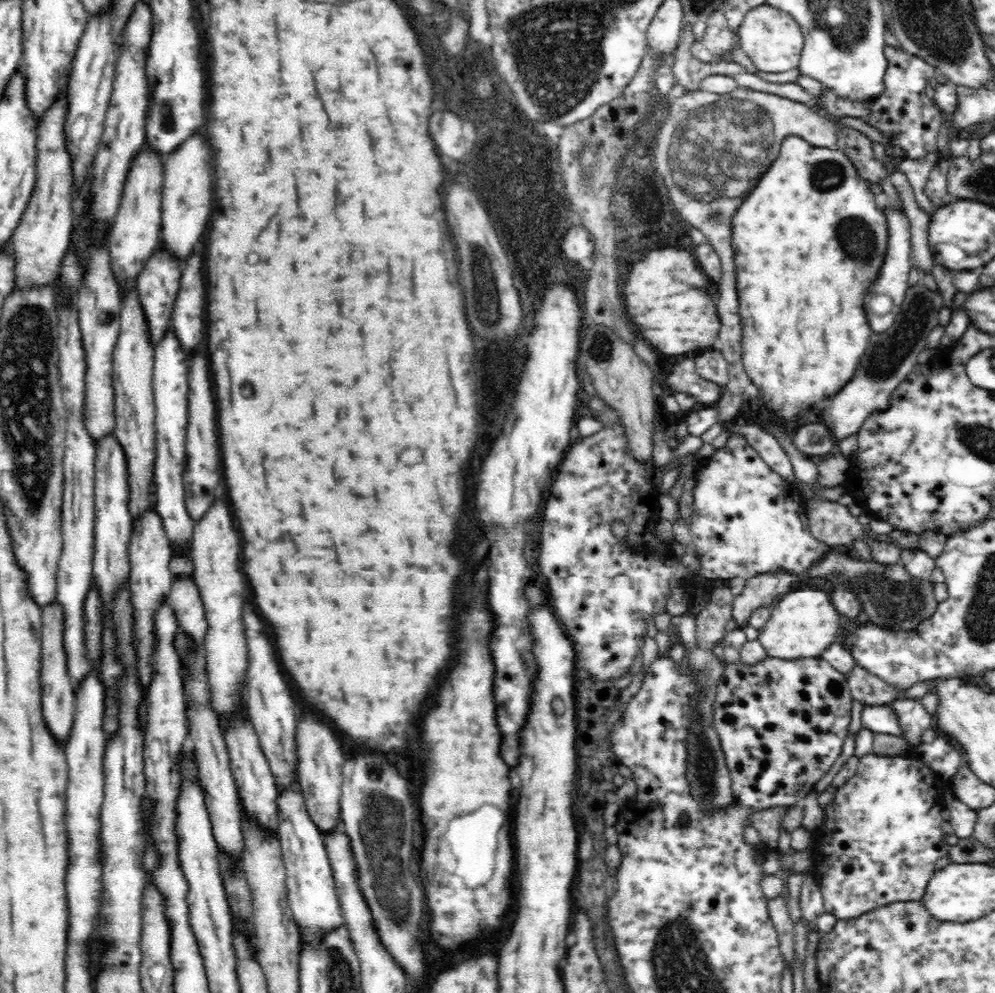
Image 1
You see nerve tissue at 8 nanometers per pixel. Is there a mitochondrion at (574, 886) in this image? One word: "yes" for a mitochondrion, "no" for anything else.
no

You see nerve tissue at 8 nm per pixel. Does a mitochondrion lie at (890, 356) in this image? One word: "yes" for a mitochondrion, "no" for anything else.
yes

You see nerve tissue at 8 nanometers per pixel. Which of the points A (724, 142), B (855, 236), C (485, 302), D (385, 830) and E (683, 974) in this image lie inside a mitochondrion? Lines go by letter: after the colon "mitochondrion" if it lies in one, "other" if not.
A: mitochondrion
B: mitochondrion
C: mitochondrion
D: mitochondrion
E: mitochondrion

